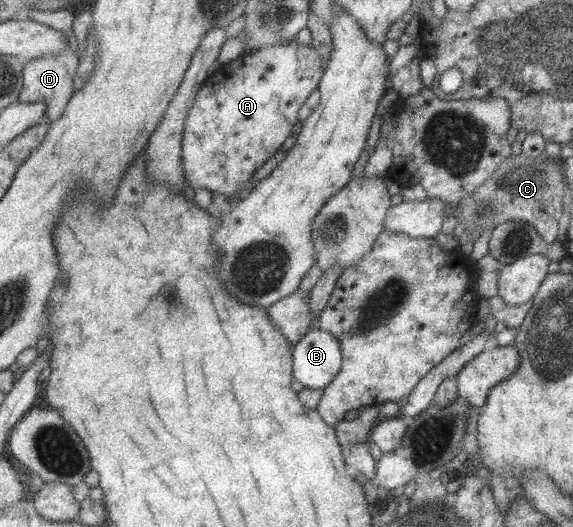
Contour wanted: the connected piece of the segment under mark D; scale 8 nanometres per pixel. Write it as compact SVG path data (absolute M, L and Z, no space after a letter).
M66 42L61 52L23 62L22 90L18 95L17 102L47 103L45 104L45 122L53 123L63 113L69 98L75 93L72 78L78 65L78 57Z

